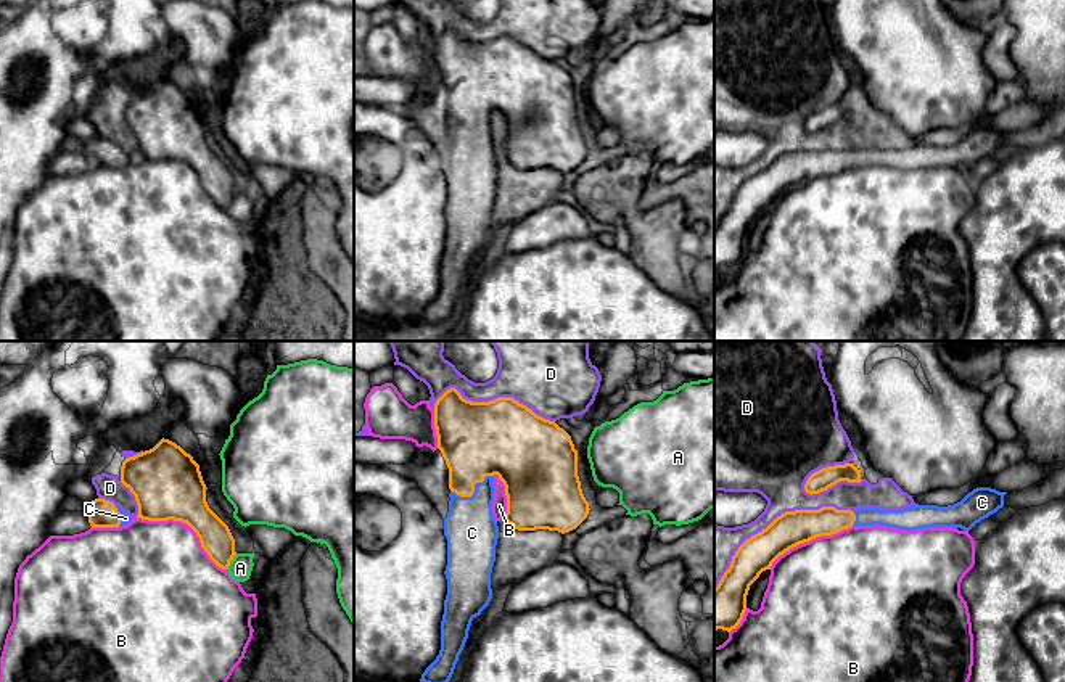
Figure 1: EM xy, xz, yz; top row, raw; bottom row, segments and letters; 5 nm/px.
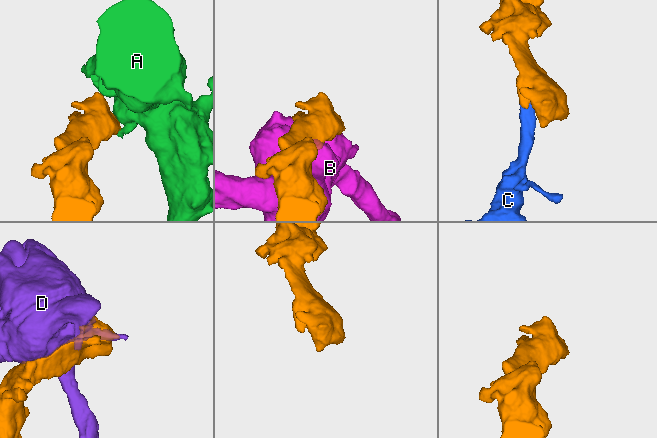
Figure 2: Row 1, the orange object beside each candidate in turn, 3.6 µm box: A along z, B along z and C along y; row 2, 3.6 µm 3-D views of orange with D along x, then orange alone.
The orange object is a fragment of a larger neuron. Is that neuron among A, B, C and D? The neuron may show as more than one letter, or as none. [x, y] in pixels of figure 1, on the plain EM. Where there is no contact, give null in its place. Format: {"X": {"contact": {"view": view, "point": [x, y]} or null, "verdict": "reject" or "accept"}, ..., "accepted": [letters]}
{"A": {"contact": {"view": "xy", "point": [230, 200]}, "verdict": "reject"}, "B": {"contact": {"view": "xy", "point": [187, 163]}, "verdict": "reject"}, "C": {"contact": {"view": "xz", "point": [473, 131]}, "verdict": "accept"}, "D": {"contact": {"view": "yz", "point": [774, 160]}, "verdict": "reject"}, "accepted": ["C"]}

